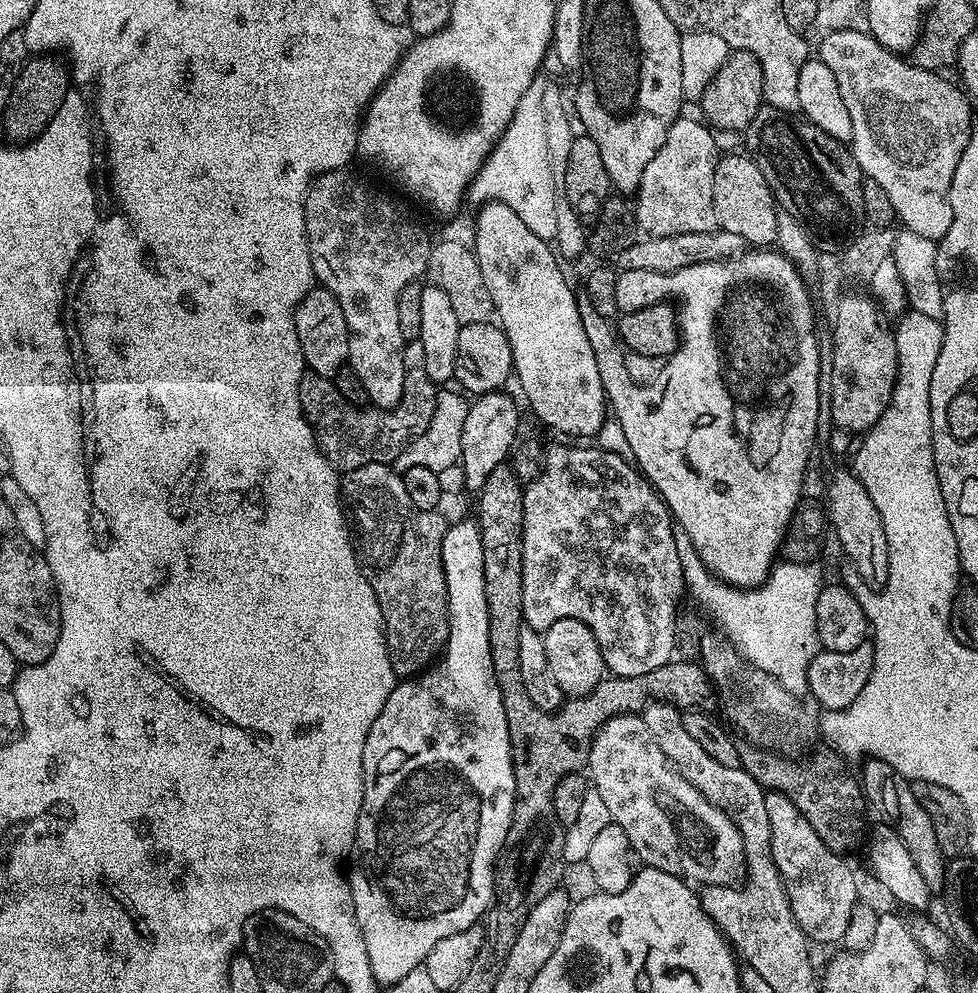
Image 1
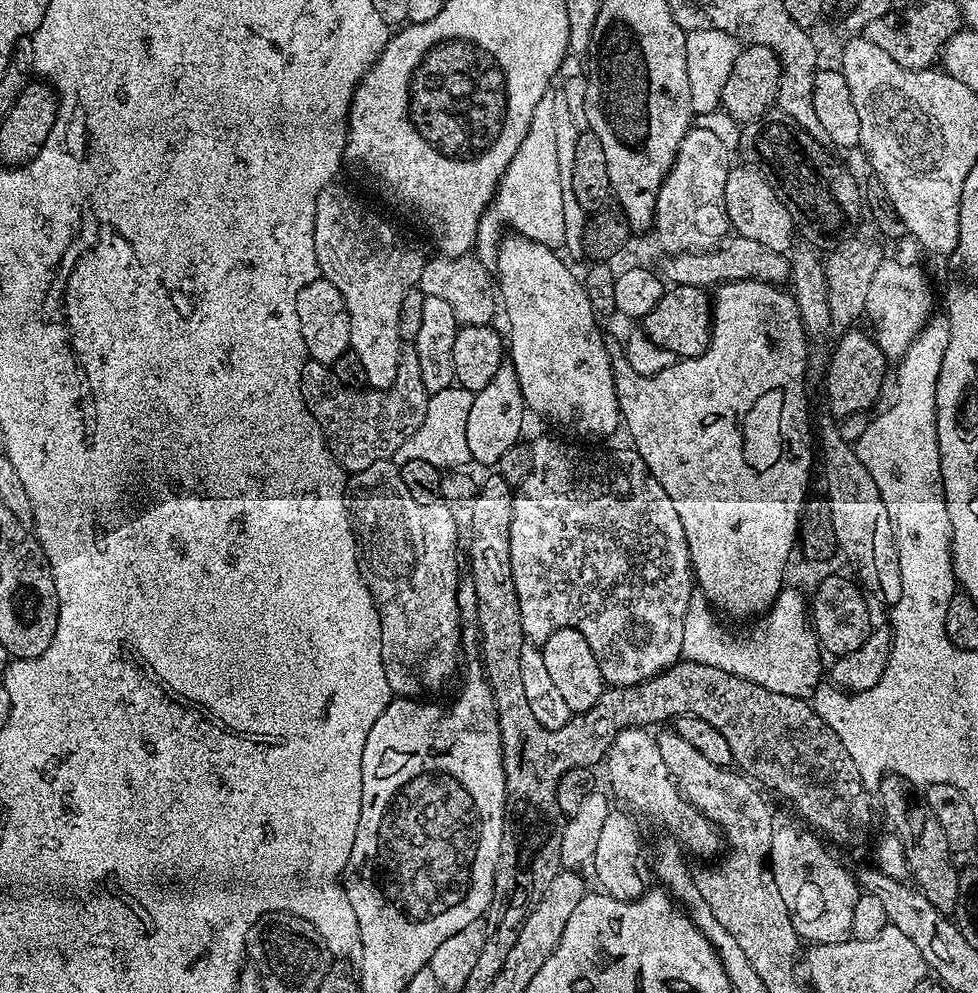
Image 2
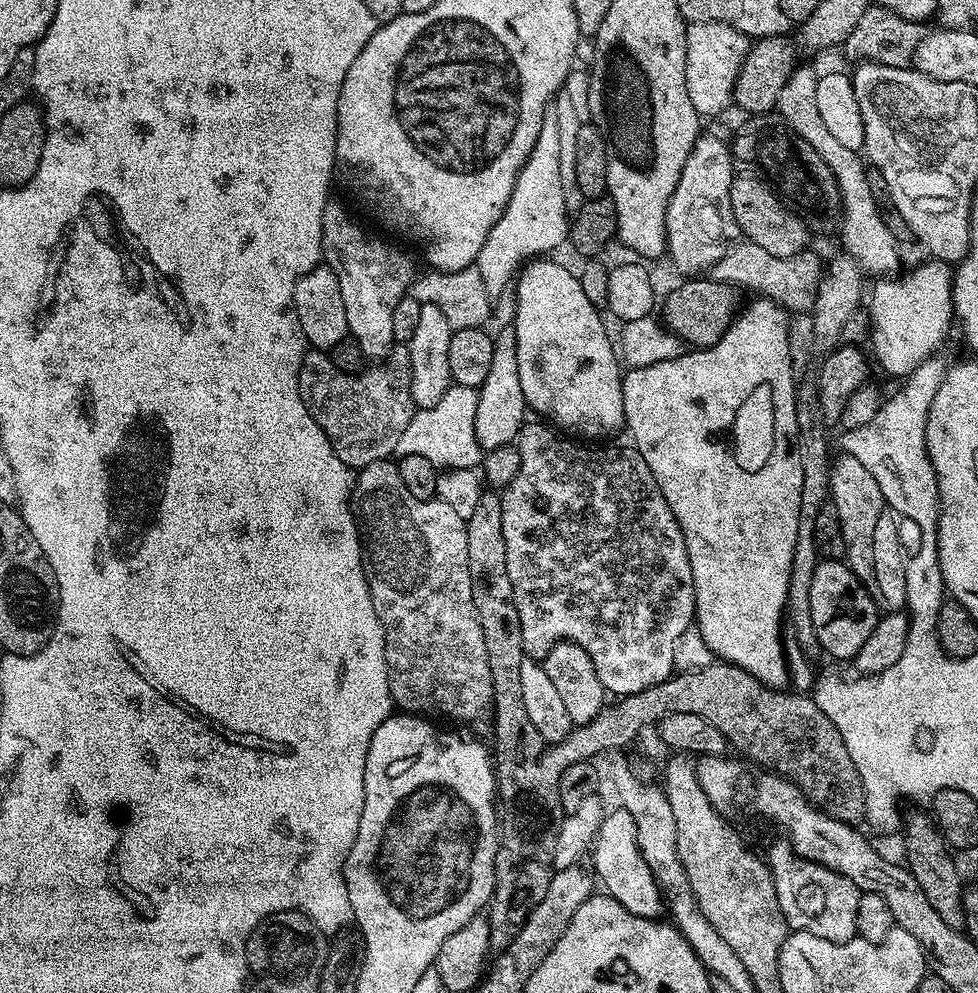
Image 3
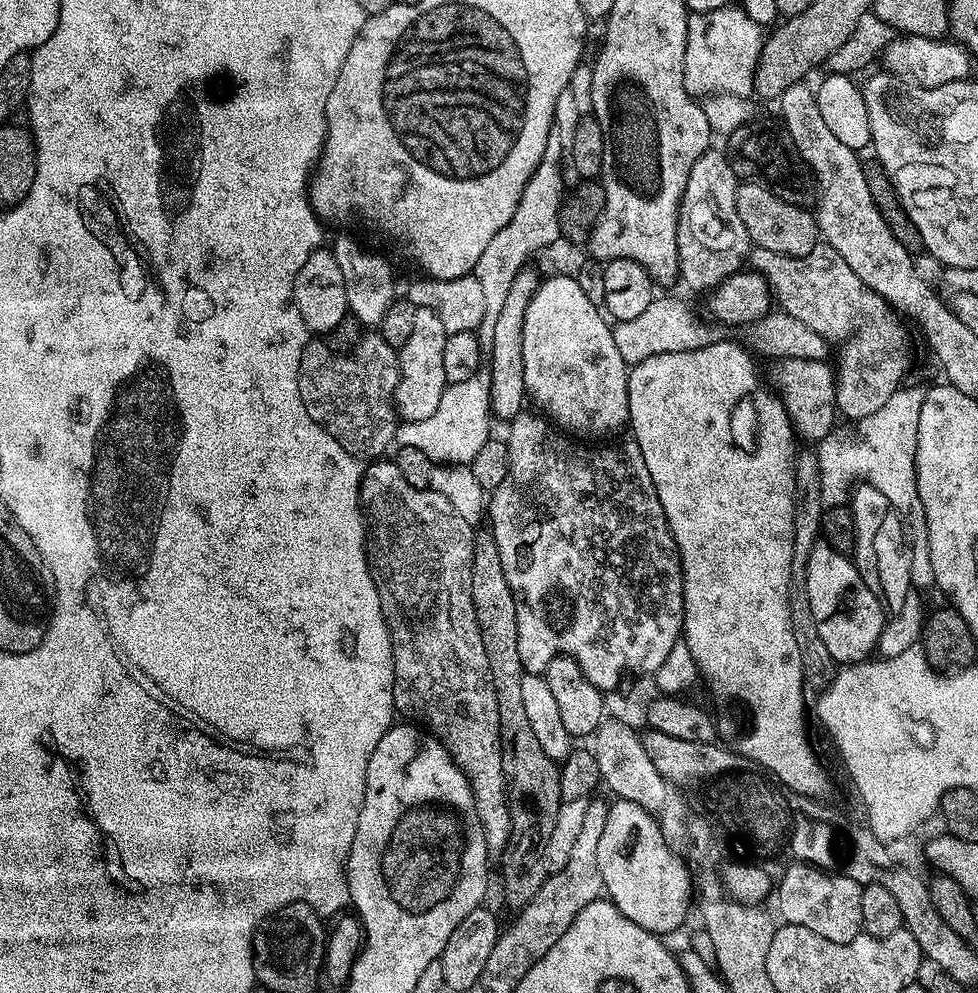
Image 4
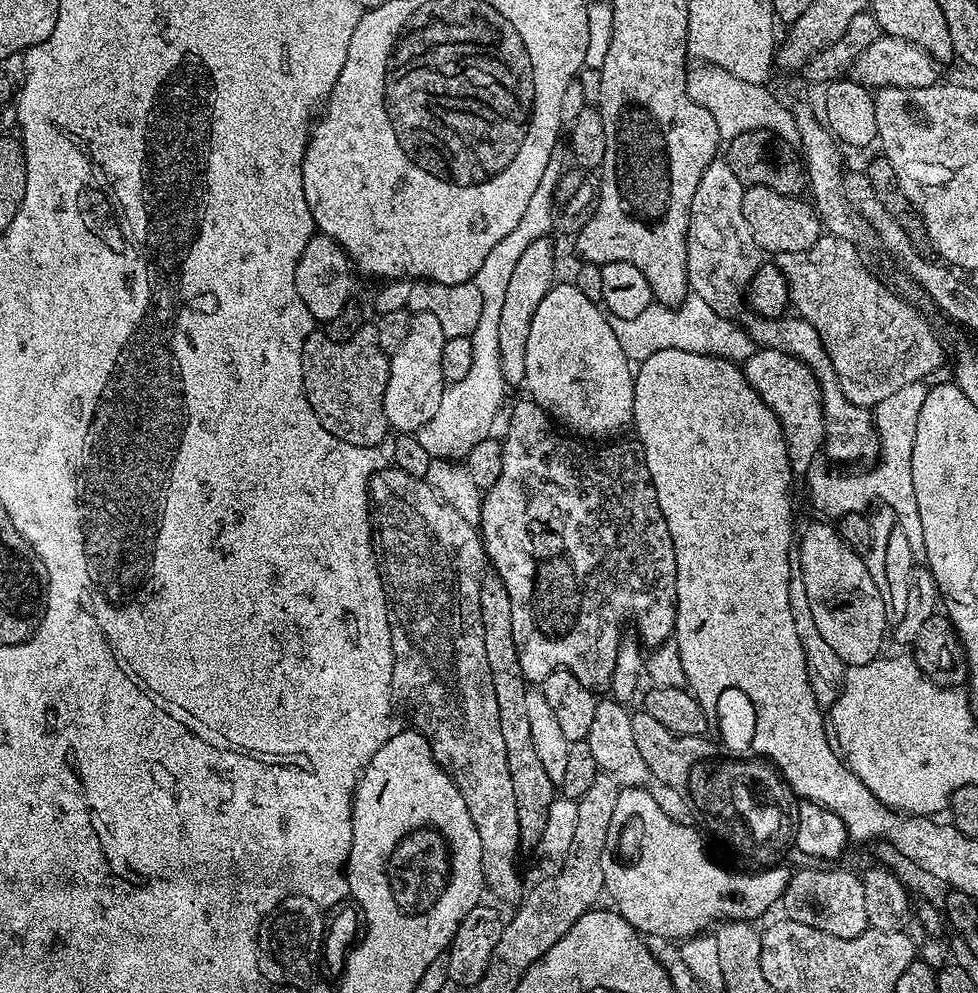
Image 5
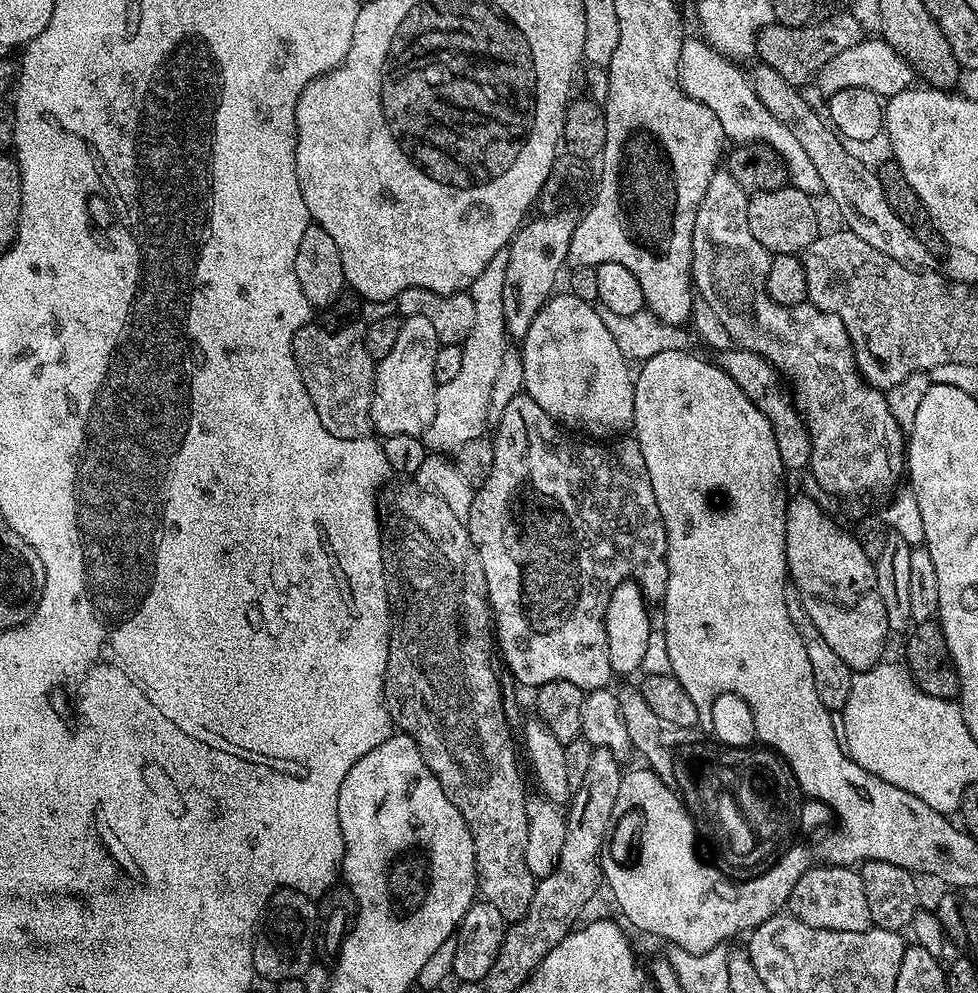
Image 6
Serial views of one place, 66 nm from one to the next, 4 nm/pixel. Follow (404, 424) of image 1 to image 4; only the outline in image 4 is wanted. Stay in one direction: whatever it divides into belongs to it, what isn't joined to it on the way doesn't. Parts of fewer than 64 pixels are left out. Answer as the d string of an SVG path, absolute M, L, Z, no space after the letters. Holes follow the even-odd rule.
M372 334L368 336L360 345L357 346L353 352L348 352L343 356L340 352L335 352L328 344L323 344L323 339L312 338L309 339L308 344L302 350L302 362L300 363L300 369L298 370L298 390L300 391L300 397L302 402L306 406L306 410L310 414L310 418L314 418L314 422L318 422L318 426L322 426L330 435L337 440L338 443L346 450L351 456L357 458L365 458L364 456L372 456L368 458L380 458L385 455L384 452L388 447L393 447L396 439L396 429L398 427L398 417L396 414L396 387L400 381L400 354L399 351L394 347L387 344L382 337L378 334Z

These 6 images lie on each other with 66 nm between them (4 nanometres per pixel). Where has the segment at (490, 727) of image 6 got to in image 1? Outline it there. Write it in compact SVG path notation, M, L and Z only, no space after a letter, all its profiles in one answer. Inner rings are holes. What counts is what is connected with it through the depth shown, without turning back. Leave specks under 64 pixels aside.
M367 464L345 471L340 476L340 499L354 533L356 561L360 564L360 572L366 582L370 582L382 610L384 637L392 668L397 677L415 677L429 667L428 652L443 653L444 644L448 640L446 578L440 561L440 543L444 537L445 521L440 521L439 511L427 512L410 502L404 477L392 464Z

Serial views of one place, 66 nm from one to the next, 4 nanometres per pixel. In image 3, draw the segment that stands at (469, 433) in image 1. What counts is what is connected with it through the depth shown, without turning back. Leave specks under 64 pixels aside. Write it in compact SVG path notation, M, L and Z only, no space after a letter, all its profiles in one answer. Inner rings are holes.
M508 326L494 336L494 358L486 374L486 382L478 390L478 414L474 414L474 434L481 449L487 450L513 443L526 423L526 405L522 381L518 378L518 346L516 329Z

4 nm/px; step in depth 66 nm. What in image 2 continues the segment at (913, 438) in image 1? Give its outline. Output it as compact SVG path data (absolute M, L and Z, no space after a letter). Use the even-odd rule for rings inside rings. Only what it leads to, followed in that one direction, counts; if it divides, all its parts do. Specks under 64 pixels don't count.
M933 315L895 365L896 401L885 412L869 419L862 438L858 438L854 445L862 466L870 470L870 478L874 478L874 486L878 486L878 494L886 506L888 517L892 519L896 538L896 553L900 559L902 574L902 594L891 611L890 620L912 620L912 616L940 616L945 619L946 606L950 606L950 598L958 590L956 575L952 569L952 523L946 510L936 433L936 383L949 342L950 322L947 315Z

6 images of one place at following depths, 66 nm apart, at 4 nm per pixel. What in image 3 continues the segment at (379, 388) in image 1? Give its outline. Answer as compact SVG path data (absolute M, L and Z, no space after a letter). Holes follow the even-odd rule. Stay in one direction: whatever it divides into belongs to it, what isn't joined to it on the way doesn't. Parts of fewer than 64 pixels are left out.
M330 202L324 208L322 226L322 260L338 278L338 287L342 290L342 302L346 306L346 322L351 339L368 356L384 358L394 347L394 306L403 296L409 295L414 279L412 260L400 248L371 236L342 205Z

